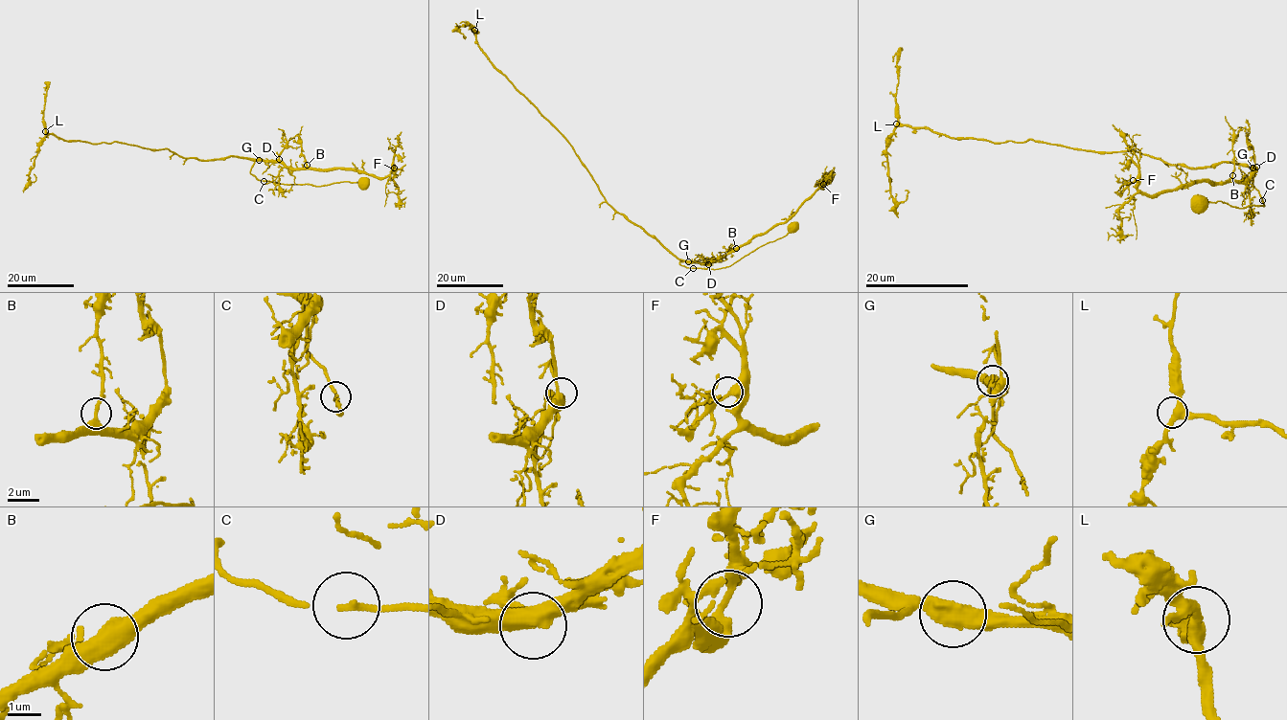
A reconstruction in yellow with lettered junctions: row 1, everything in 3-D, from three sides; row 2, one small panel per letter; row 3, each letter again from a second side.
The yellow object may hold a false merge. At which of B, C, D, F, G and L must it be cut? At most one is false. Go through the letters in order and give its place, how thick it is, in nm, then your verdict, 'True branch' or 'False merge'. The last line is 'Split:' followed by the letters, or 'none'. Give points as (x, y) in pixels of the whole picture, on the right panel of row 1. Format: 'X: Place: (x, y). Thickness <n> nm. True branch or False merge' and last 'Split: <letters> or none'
B: Place: (1232, 175). Thickness 380 nm. True branch
C: Place: (1262, 200). Thickness 150 nm. True branch
D: Place: (1256, 167). Thickness 400 nm. True branch
F: Place: (1133, 180). Thickness 380 nm. True branch
G: Place: (1252, 168). Thickness 550 nm. True branch
L: Place: (896, 123). Thickness 340 nm. True branch
Split: none

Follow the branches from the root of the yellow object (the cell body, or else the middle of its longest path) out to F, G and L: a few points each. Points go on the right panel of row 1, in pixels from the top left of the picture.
F: (1199, 203), (1264, 205), (1252, 184), (1252, 168), (1244, 180), (1191, 182), (1157, 194), (1143, 194), (1133, 180)
G: (1199, 203), (1221, 201), (1236, 207), (1263, 206), (1261, 197), (1252, 184), (1252, 168)
L: (1199, 203), (1264, 205), (1252, 170), (1232, 163), (1187, 168), (1137, 151), (951, 138), (896, 123)

